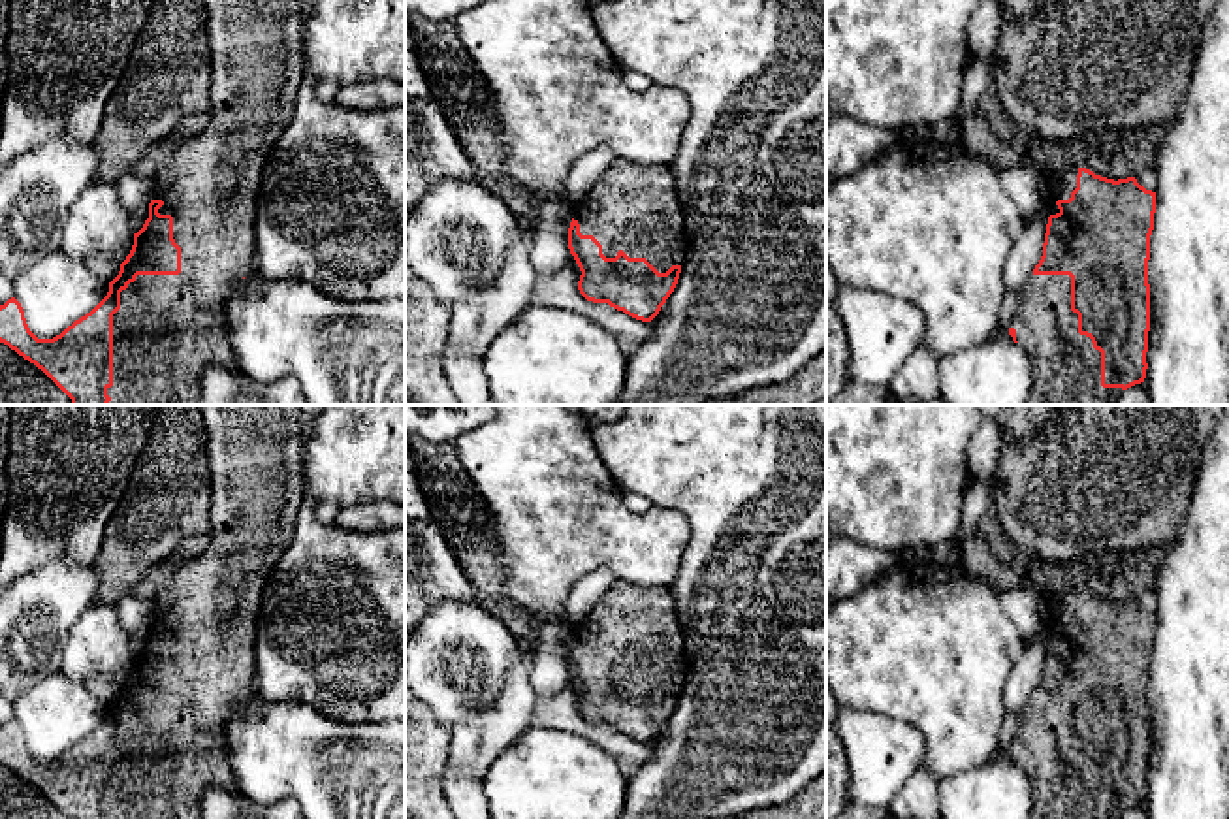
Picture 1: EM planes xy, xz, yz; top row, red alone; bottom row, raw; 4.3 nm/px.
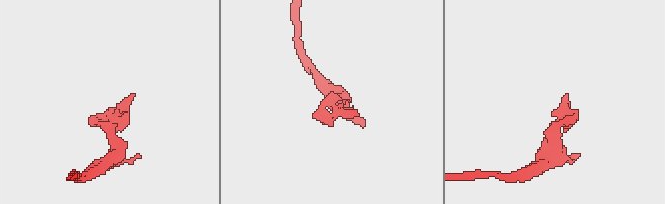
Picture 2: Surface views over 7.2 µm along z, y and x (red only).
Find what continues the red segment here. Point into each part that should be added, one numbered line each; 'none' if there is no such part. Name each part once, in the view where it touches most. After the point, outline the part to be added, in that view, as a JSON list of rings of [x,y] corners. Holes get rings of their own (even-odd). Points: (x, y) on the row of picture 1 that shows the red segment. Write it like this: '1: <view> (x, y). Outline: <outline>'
1: xy (170, 328). Outline: [[[203,0],[207,11],[207,40],[211,49],[211,107],[203,128],[186,141],[177,145],[173,158],[152,179],[152,200],[162,200],[160,215],[173,217],[173,239],[181,247],[179,275],[137,275],[126,290],[120,292],[120,309],[113,314],[113,386],[107,388],[111,401],[107,405],[198,405],[200,375],[207,365],[237,369],[233,348],[228,339],[226,301],[233,286],[254,269],[254,218],[258,213],[258,192],[262,169],[267,156],[290,126],[295,113],[295,94],[305,79],[303,64],[303,11],[301,0]]]

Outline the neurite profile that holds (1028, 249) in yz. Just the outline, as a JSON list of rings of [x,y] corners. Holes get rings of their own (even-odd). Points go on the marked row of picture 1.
[[[1043,207],[1026,217],[1014,250],[1009,254],[1003,267],[1003,284],[1007,290],[1022,288],[1022,284],[1033,275],[1033,269],[1043,256],[1046,224],[1048,217]]]

